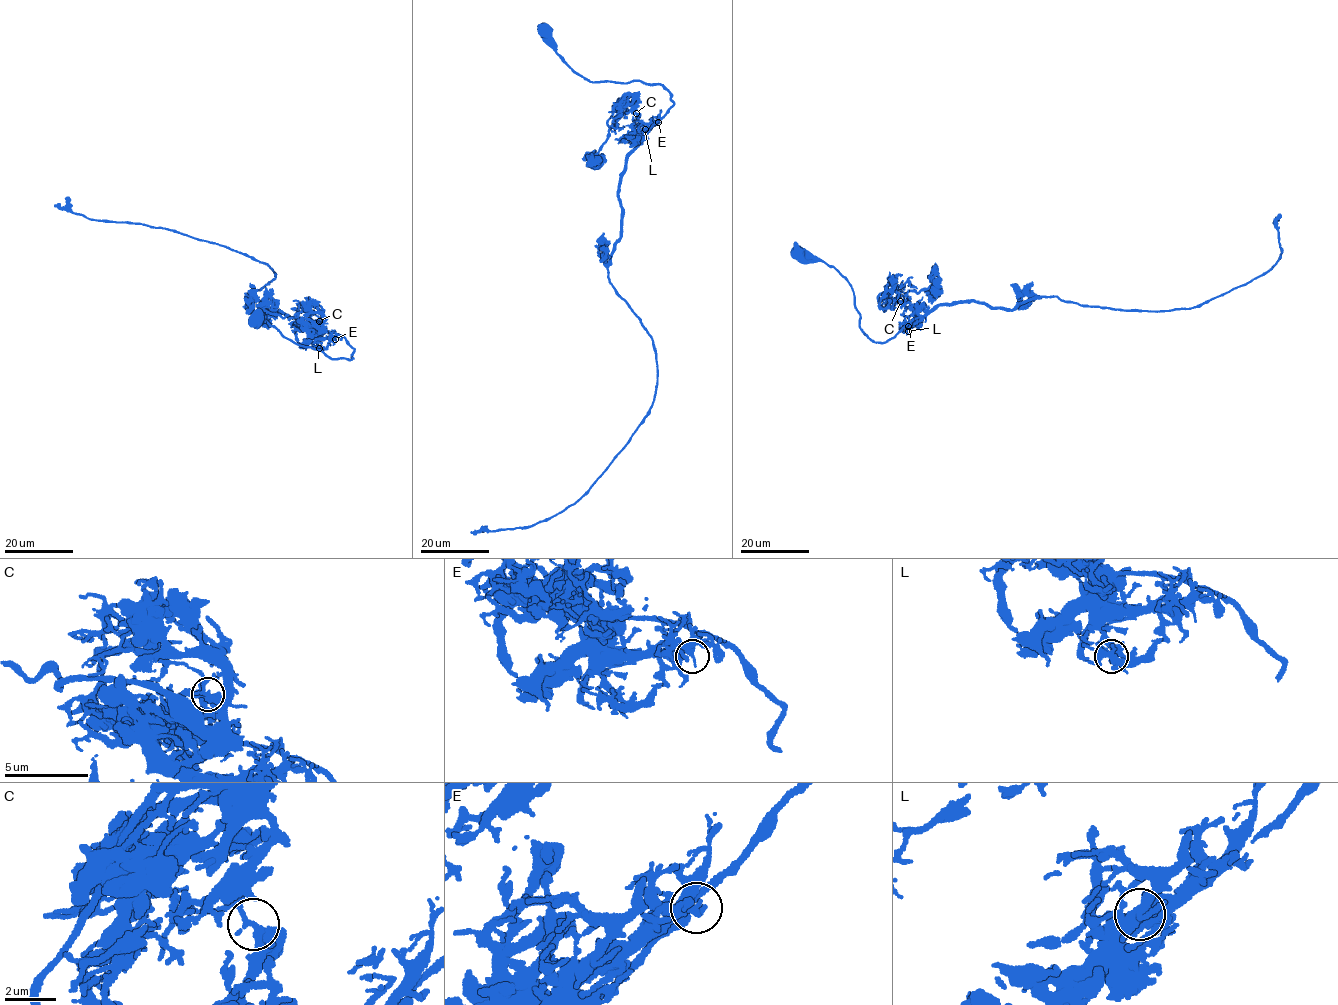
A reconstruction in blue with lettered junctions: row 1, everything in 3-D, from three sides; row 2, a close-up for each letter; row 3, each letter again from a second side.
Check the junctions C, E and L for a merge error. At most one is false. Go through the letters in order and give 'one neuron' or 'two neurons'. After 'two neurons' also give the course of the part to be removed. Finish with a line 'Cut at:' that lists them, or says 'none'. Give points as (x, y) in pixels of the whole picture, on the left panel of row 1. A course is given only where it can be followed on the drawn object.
C: two neurons; course (320, 320), (308, 312), (289, 319), (287, 315), (283, 317), (269, 312)
E: one neuron
L: one neuron
Cut at: C

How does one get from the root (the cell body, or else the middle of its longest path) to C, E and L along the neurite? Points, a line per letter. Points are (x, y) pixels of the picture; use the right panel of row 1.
C: (797, 253), (824, 261), (850, 283), (861, 330), (872, 340), (895, 337), (919, 317), (900, 301)
E: (797, 253), (805, 261), (824, 261), (850, 283), (861, 330), (872, 340), (886, 341), (907, 323), (908, 326)
L: (797, 253), (824, 261), (850, 283), (861, 330), (872, 340), (895, 337), (907, 322), (908, 331)

